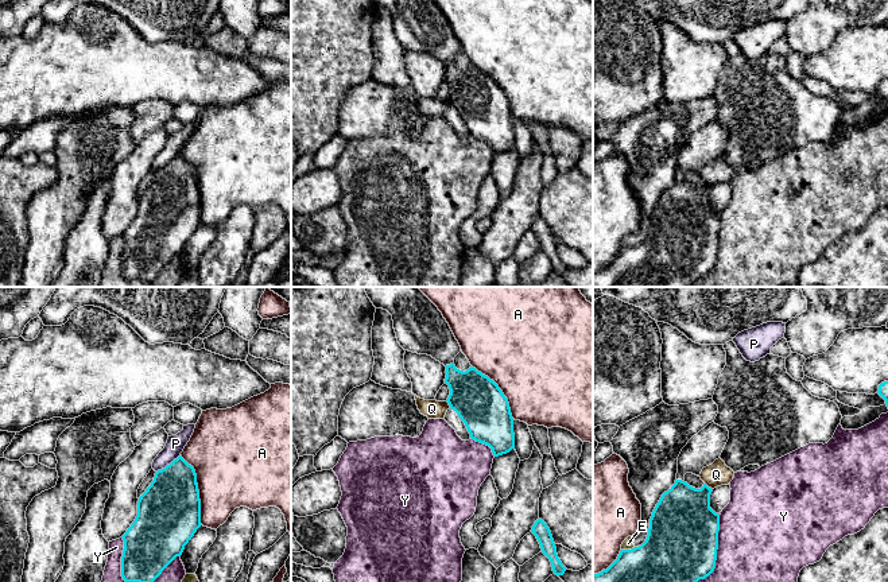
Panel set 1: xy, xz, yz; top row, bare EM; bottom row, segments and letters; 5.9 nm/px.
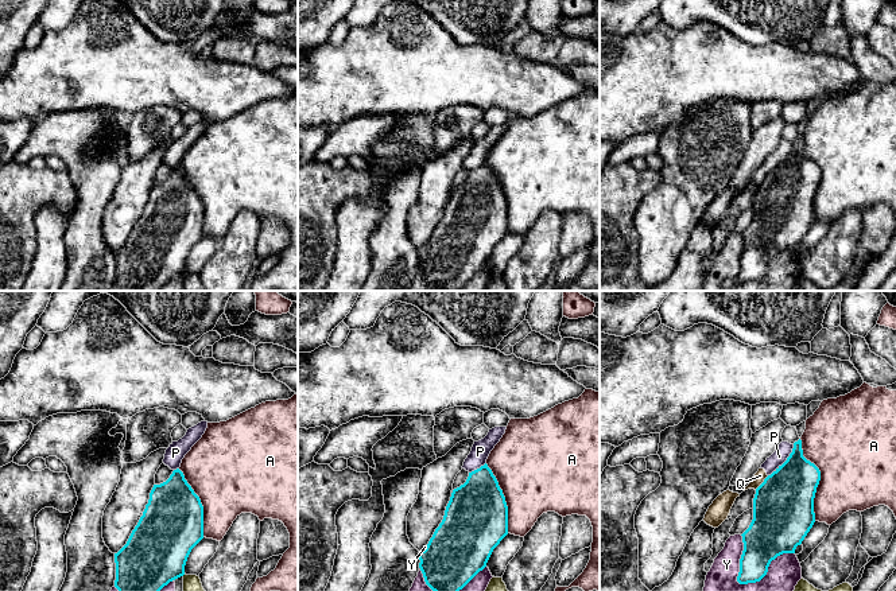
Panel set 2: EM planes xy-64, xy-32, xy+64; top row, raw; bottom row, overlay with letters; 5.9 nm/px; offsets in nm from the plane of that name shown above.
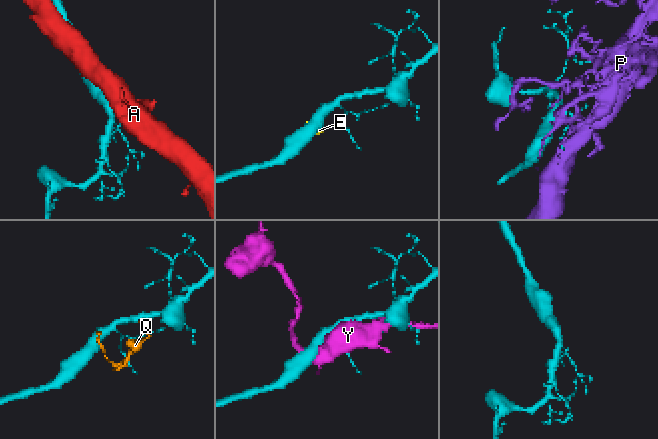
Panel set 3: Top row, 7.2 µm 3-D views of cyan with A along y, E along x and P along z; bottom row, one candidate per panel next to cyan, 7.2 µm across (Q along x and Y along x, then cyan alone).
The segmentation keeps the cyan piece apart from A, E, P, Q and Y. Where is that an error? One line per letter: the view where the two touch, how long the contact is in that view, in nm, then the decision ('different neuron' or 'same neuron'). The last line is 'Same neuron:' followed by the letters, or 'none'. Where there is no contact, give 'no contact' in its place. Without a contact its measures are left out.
A: xy | 440 nm | different neuron
E: yz | 90 nm | different neuron
P: xy | 180 nm | different neuron
Q: yz | 60 nm | different neuron
Y: yz | 420 nm | different neuron
Same neuron: none

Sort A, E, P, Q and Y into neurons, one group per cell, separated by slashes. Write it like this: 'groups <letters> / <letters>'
groups A / E / P Q / Y

